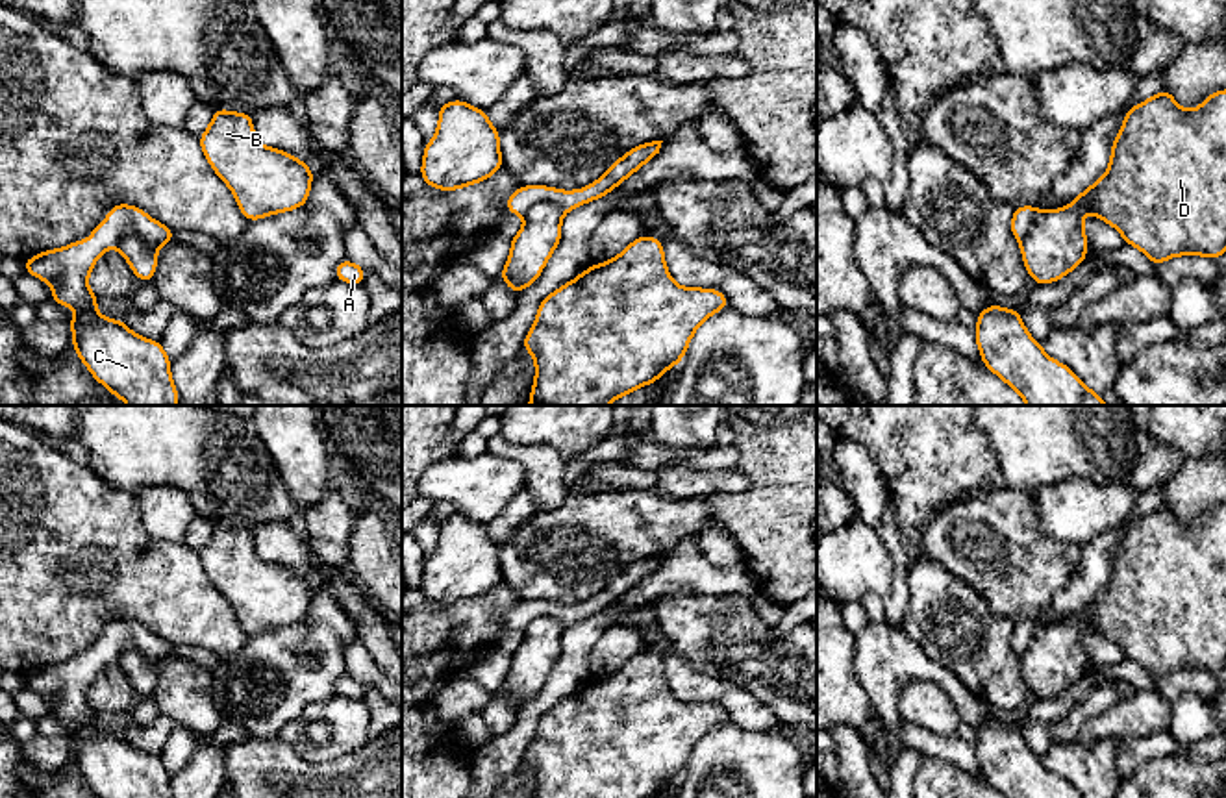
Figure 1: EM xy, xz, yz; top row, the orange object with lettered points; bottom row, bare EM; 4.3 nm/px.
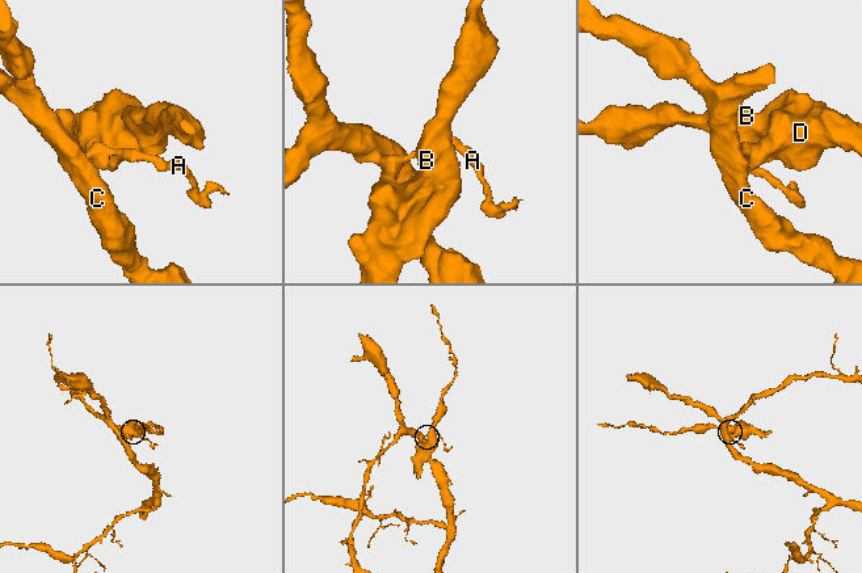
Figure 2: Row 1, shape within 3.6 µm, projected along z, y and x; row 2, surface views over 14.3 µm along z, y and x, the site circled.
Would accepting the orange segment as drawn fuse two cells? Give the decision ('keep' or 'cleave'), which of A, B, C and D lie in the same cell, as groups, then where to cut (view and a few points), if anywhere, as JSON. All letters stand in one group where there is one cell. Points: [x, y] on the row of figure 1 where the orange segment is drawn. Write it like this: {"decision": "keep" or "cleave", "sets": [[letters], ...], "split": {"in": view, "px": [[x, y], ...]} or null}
{"decision": "cleave", "sets": [["A", "C"], ["B", "D"]], "split": {"in": "xy", "px": [[115, 247], [119, 237], [132, 230], [156, 249]]}}

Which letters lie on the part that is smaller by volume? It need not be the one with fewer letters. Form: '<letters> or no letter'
B, D

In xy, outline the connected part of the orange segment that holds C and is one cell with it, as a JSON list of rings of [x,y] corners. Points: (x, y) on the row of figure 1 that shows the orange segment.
[[[115,204],[89,239],[24,259],[24,268],[52,287],[54,302],[78,309],[69,320],[72,348],[96,381],[128,405],[176,405],[178,389],[161,343],[133,333],[122,320],[100,317],[98,296],[87,285],[98,257],[117,248],[126,230],[154,248],[174,241],[172,228],[137,206]]]

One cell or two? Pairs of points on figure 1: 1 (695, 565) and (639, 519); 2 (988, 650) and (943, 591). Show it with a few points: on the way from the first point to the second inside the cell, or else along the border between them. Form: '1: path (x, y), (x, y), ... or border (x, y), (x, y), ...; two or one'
1: border (699, 536), (684, 536), (662, 554); two
2: path (986, 635), (958, 606); one

